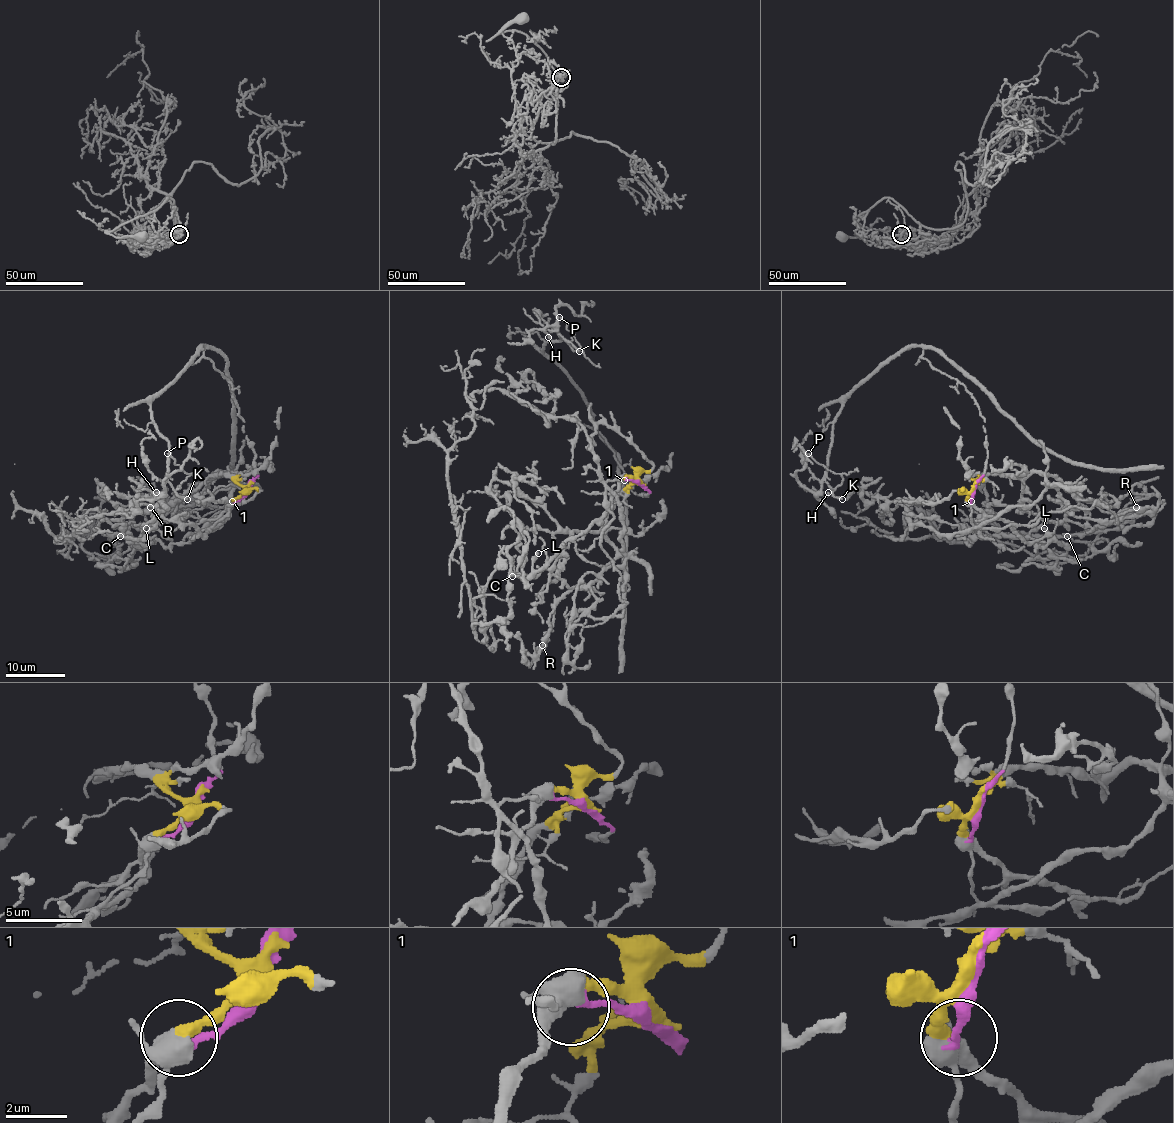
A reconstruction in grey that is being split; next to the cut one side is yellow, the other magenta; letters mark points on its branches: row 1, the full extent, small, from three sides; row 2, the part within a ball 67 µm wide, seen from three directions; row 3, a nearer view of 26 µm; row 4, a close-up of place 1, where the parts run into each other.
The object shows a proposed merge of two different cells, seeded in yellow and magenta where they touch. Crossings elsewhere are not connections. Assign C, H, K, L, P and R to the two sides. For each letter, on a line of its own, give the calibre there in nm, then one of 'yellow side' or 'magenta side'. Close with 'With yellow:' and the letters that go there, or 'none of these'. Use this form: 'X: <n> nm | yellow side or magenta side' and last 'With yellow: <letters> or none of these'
C: 130 nm | yellow side
H: 130 nm | magenta side
K: 200 nm | magenta side
L: 240 nm | yellow side
P: 130 nm | magenta side
R: 220 nm | yellow side
With yellow: C, L, R

